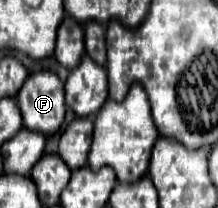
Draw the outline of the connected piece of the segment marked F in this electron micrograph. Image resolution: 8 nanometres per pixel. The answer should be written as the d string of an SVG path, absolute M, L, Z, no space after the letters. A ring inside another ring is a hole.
M36 72L28 76L16 102L22 110L26 130L52 136L64 122L64 84L54 72Z

